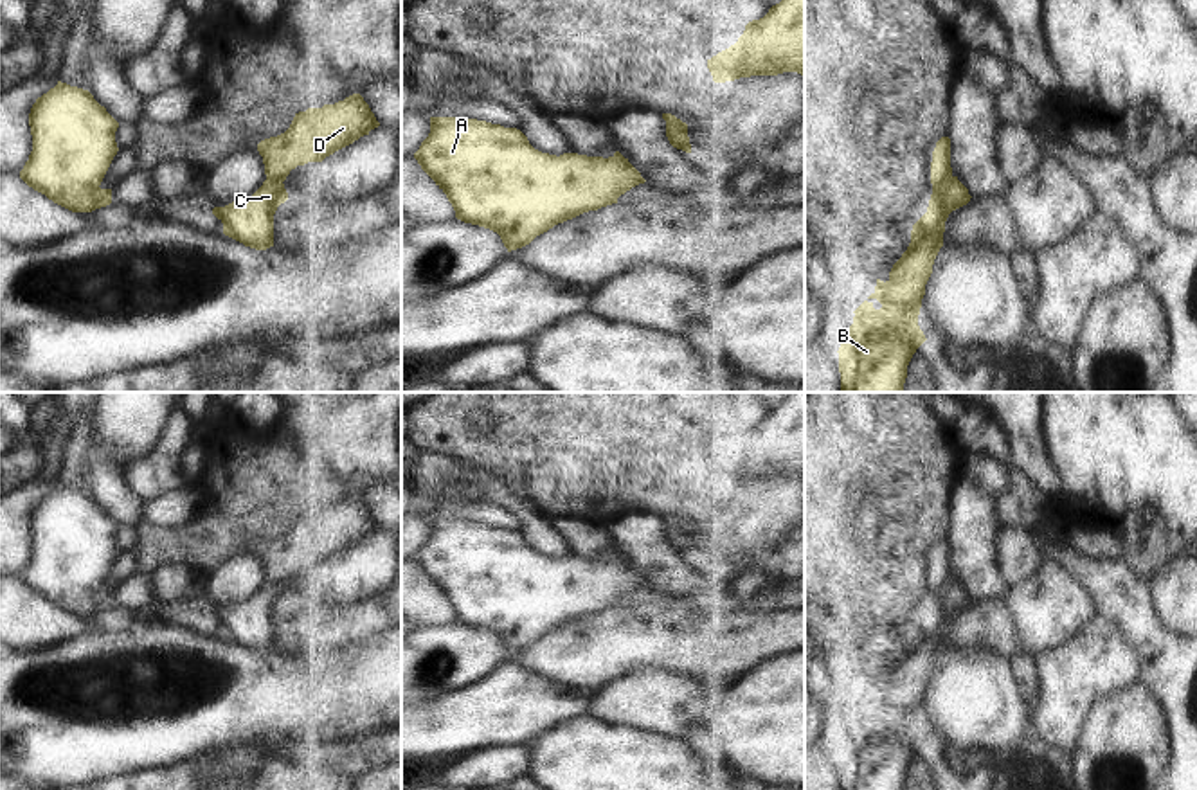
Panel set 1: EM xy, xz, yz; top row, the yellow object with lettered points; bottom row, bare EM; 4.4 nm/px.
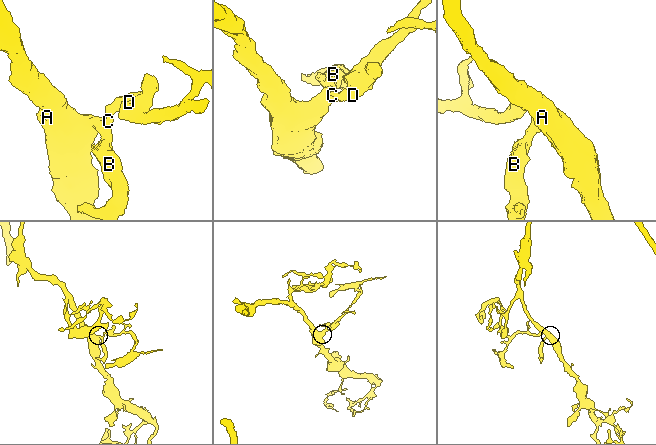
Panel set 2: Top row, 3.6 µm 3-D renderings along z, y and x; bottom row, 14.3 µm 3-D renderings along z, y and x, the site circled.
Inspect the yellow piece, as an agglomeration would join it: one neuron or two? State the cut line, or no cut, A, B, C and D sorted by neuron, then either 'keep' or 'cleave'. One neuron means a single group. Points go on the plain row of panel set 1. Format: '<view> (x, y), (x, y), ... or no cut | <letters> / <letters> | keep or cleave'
yz (951, 576), (933, 589) | A B C / D | cleave

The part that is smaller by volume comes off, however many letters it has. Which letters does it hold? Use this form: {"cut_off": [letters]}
{"cut_off": ["D"]}

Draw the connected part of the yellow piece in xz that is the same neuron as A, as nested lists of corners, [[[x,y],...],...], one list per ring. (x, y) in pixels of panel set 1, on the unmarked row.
[[[430,520],[430,536],[414,556],[414,561],[446,597],[455,621],[497,635],[508,655],[529,648],[536,639],[558,626],[617,606],[621,597],[646,585],[619,554],[608,561],[578,556],[556,560],[535,552],[517,531],[504,531],[468,520]]]

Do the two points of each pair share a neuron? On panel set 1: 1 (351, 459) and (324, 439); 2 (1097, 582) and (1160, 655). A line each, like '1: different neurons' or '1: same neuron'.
1: different neurons
2: same neuron

